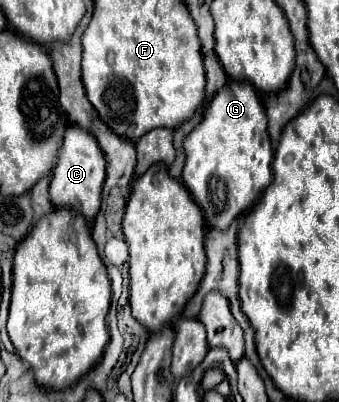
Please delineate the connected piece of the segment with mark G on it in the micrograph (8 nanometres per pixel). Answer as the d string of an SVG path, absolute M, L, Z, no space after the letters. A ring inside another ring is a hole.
M228 81L228 87L212 99L212 103L206 105L202 121L194 127L194 131L184 139L184 153L186 163L182 171L182 181L192 193L194 201L204 211L208 227L226 229L238 215L248 211L264 193L264 189L272 183L272 145L266 131L266 115L262 101L256 95L254 87L248 87L248 83L234 83Z

